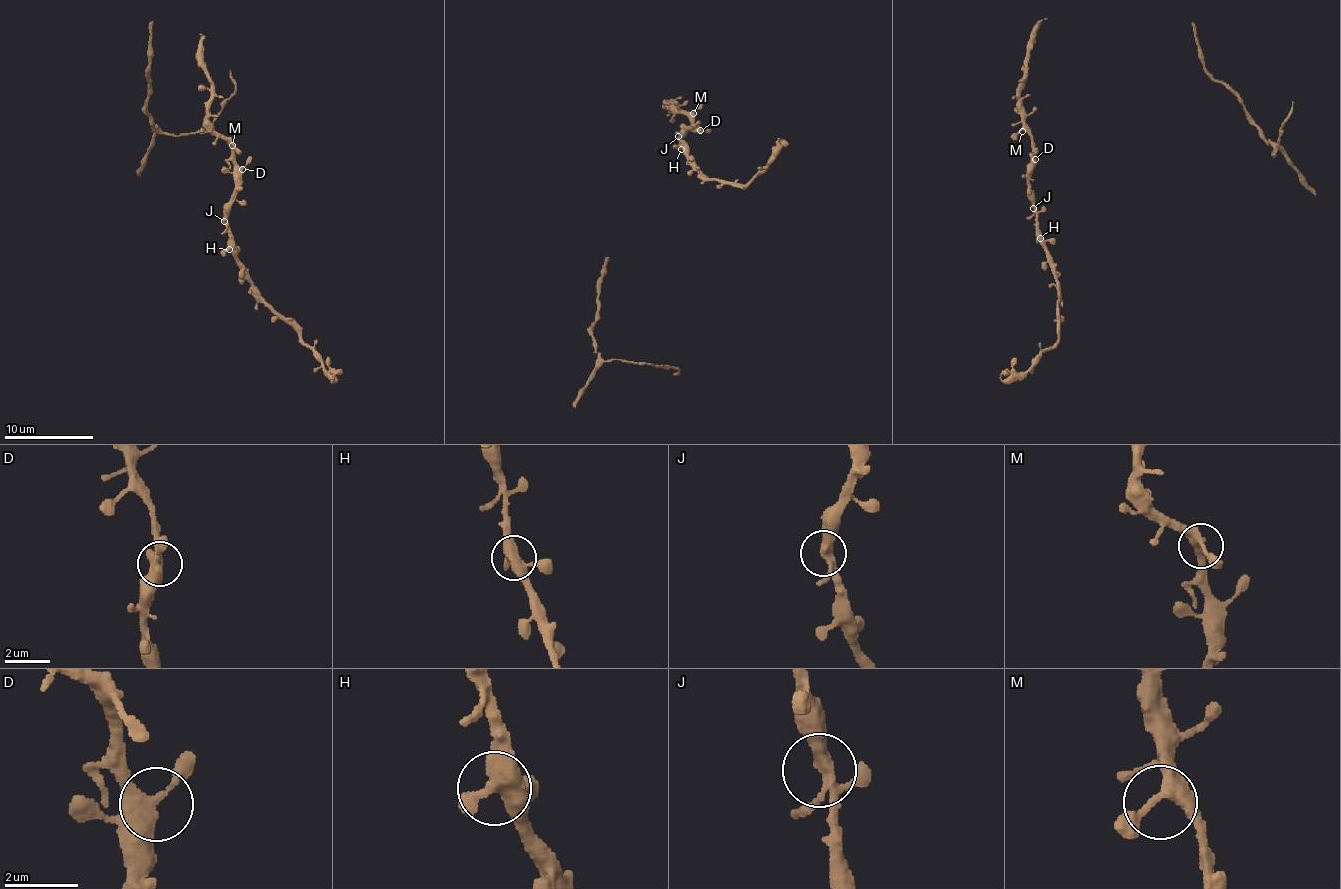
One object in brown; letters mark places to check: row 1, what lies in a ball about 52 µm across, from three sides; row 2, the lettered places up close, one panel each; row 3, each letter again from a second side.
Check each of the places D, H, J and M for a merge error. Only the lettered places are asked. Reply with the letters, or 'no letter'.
no letter

